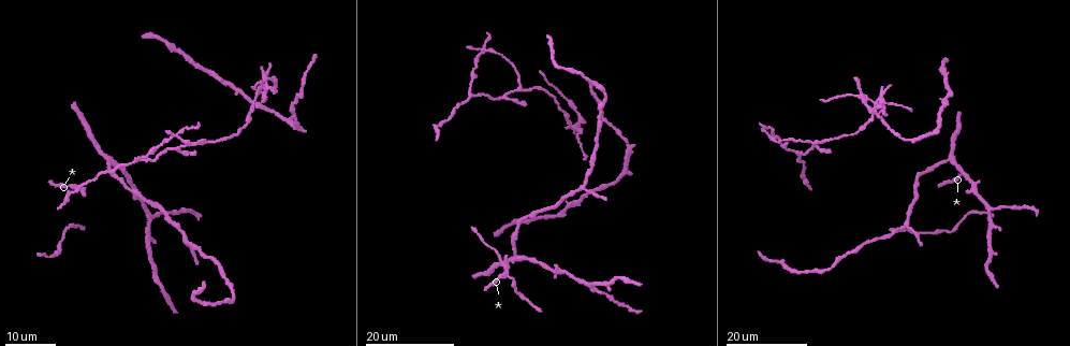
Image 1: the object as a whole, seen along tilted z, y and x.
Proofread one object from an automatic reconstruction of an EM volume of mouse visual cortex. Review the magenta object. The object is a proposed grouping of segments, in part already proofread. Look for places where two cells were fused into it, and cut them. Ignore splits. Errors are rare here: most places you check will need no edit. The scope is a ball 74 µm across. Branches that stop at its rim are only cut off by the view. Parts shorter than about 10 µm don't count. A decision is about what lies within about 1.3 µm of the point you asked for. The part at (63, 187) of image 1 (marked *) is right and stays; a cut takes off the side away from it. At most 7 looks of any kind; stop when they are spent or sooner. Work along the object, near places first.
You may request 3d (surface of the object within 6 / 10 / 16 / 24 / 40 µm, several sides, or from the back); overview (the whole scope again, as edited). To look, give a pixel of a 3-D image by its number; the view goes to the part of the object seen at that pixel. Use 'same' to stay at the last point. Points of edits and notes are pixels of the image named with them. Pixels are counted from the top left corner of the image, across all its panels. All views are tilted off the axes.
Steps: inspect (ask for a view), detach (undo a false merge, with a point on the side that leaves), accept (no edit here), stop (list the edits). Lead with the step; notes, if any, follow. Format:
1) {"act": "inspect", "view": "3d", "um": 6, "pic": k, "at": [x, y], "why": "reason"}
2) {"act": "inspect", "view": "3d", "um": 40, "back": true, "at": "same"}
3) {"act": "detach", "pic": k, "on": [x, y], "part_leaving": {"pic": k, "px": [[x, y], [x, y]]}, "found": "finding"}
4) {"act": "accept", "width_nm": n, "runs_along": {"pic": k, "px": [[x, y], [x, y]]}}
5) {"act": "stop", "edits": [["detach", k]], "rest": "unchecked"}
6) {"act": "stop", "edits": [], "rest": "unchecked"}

{"act": "inspect", "view": "3d", "um": 16, "pic": 1, "at": [952, 159]}

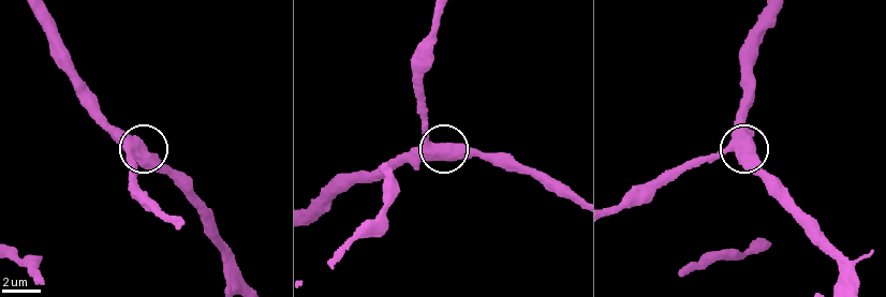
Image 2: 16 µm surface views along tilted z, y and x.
{"act": "inspect", "view": "3d", "um": 6, "pic": 2, "at": [436, 157]}

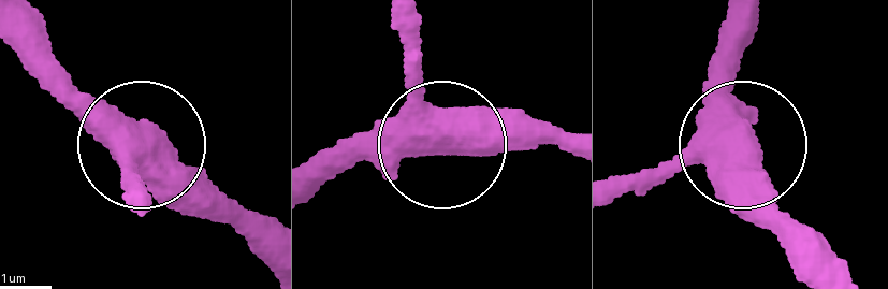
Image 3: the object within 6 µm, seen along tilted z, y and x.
{"act": "accept", "width_nm": 810, "found": "all the same cell"}

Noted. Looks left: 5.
{"act": "inspect", "view": "3d", "um": 16, "pic": 1, "at": [518, 85], "why": "arms part here"}

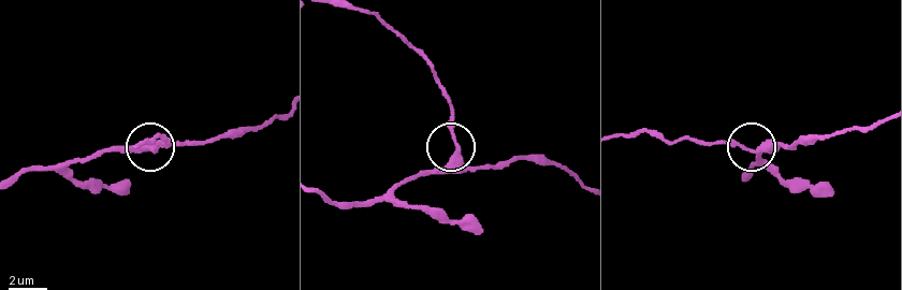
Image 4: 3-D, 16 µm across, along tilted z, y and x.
{"act": "inspect", "view": "3d", "um": 6, "pic": 4, "at": [457, 157], "why": "zoom in"}

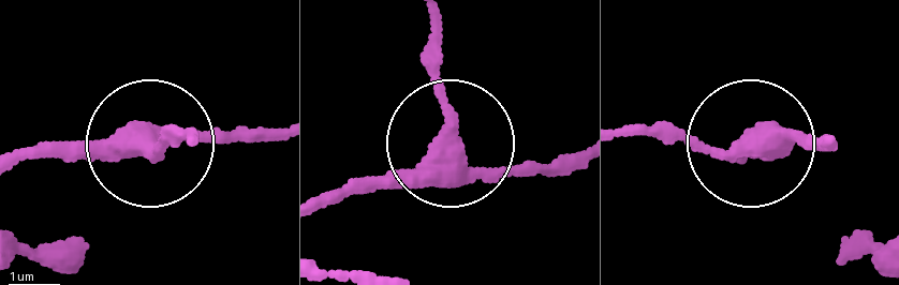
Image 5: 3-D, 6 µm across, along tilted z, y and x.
{"act": "accept", "arms": 3, "runs_along": {"pic": 5, "px": [[17, 159], [121, 158], [200, 139]]}, "found": "continuous, no second cell"}

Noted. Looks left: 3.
{"act": "inspect", "view": "3d", "um": 24, "pic": 1, "at": [879, 97], "why": "side arm on a straight run"}

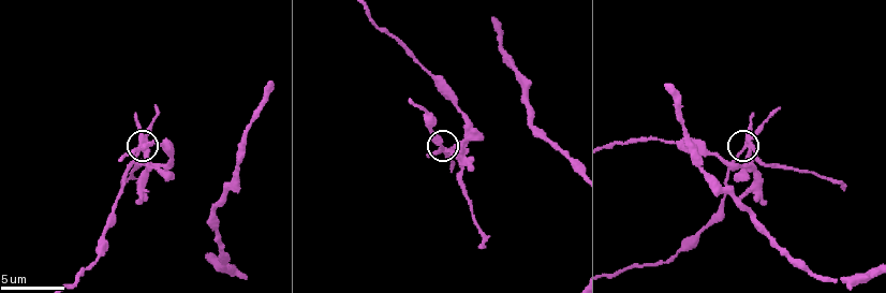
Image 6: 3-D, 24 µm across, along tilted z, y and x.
{"act": "inspect", "view": "3d", "um": 10, "pic": 6, "at": [748, 151]}

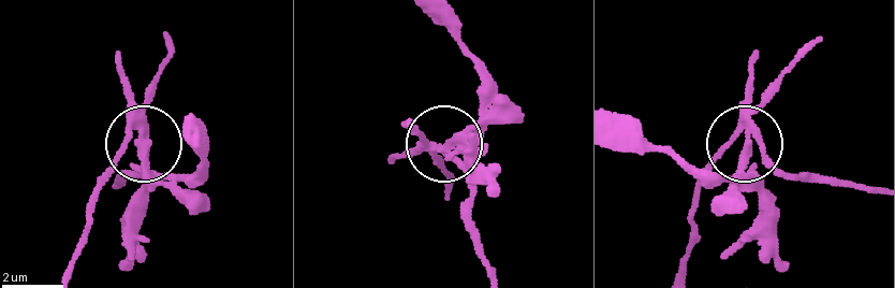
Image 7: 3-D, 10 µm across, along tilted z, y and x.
{"act": "detach", "pic": 7, "on": [120, 77], "part_leaving": {"pic": 7, "px": [[430, 144], [452, 143], [478, 115], [480, 69], [451, 14]]}, "found": "two cells meet here"}

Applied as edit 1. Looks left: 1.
{"act": "stop", "edits": [["detach", 7]], "rest": "unchecked"}

